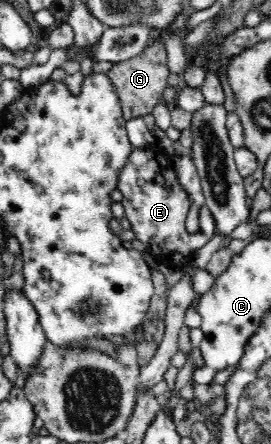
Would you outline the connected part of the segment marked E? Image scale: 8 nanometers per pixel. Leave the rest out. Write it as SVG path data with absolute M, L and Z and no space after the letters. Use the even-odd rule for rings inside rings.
M132 147L127 161L119 168L116 189L122 194L124 216L130 222L131 231L145 246L145 250L159 264L182 266L189 262L194 252L204 248L215 235L212 213L205 205L199 208L199 230L190 234L184 227L186 214L192 208L187 190L182 187L171 158L158 156L146 147Z

